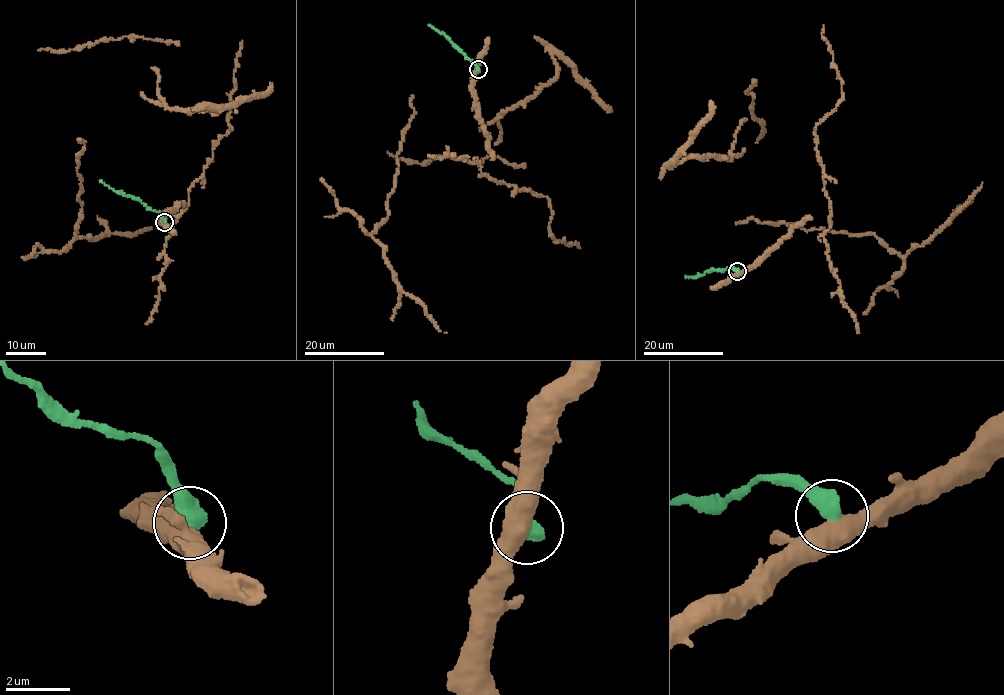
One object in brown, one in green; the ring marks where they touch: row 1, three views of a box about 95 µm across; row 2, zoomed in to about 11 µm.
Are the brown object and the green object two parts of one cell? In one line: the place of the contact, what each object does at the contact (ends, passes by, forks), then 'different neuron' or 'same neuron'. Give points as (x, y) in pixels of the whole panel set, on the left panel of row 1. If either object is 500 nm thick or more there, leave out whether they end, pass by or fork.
at (164, 222); different neuron

